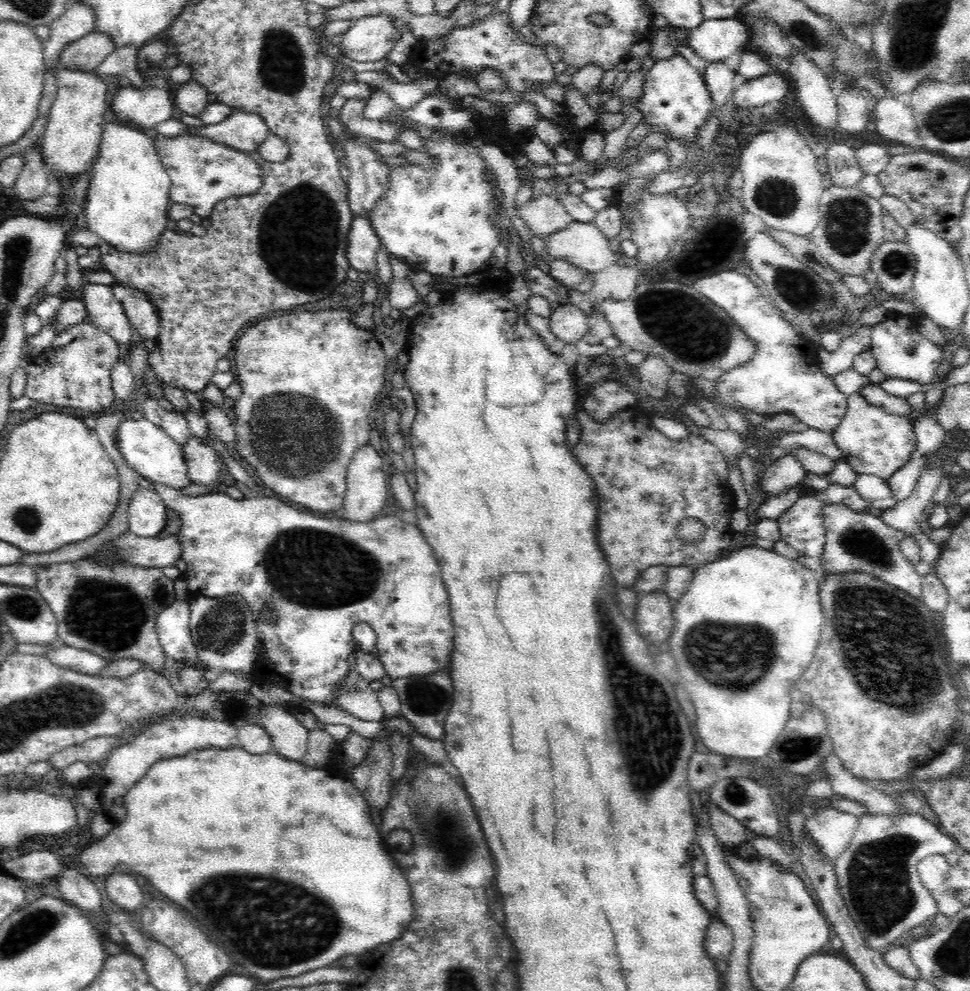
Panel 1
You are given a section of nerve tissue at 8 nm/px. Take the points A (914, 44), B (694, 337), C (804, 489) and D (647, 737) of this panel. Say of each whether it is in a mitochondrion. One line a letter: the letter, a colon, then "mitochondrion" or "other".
A: mitochondrion
B: mitochondrion
C: other
D: mitochondrion

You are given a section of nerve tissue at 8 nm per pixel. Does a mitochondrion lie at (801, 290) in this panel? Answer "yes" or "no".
yes

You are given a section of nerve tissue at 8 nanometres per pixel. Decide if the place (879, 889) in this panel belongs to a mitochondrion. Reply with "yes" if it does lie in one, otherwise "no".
yes

